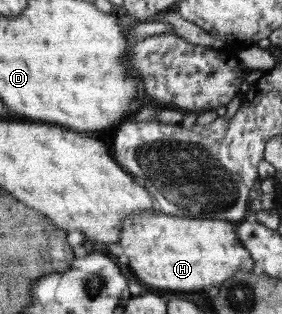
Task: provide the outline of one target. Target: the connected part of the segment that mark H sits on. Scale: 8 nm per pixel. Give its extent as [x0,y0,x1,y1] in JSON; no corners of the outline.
[118,211,257,290]

